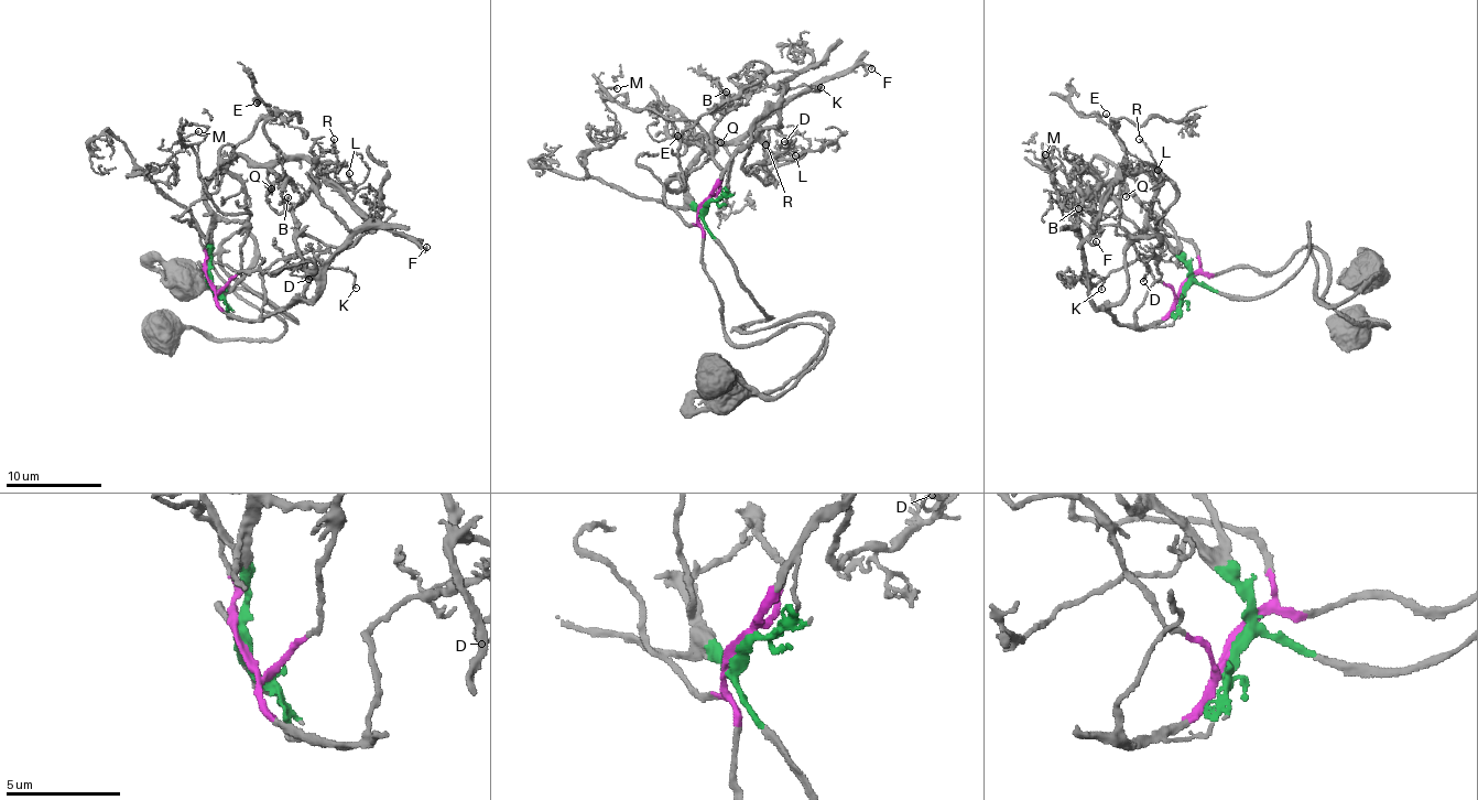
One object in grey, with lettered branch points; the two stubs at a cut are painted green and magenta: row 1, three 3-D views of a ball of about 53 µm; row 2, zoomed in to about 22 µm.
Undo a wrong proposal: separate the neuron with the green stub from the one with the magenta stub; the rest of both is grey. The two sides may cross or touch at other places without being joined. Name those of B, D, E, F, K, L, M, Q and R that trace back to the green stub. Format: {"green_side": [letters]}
{"green_side": ["B", "E", "F", "Q"]}

